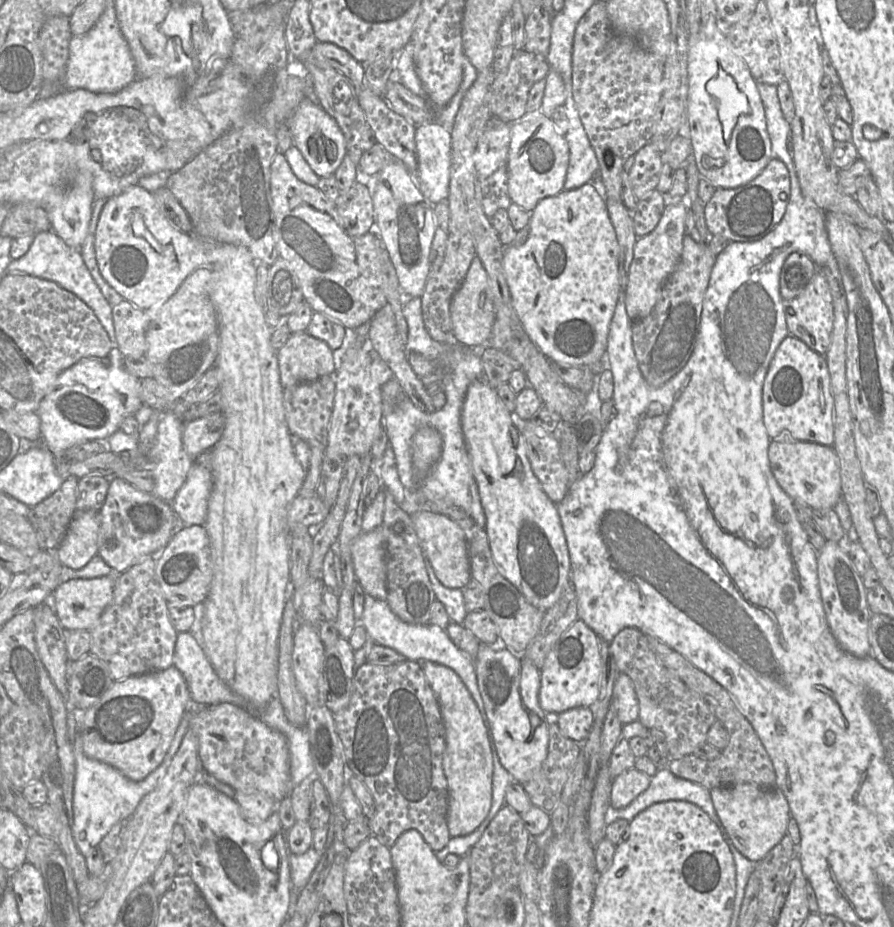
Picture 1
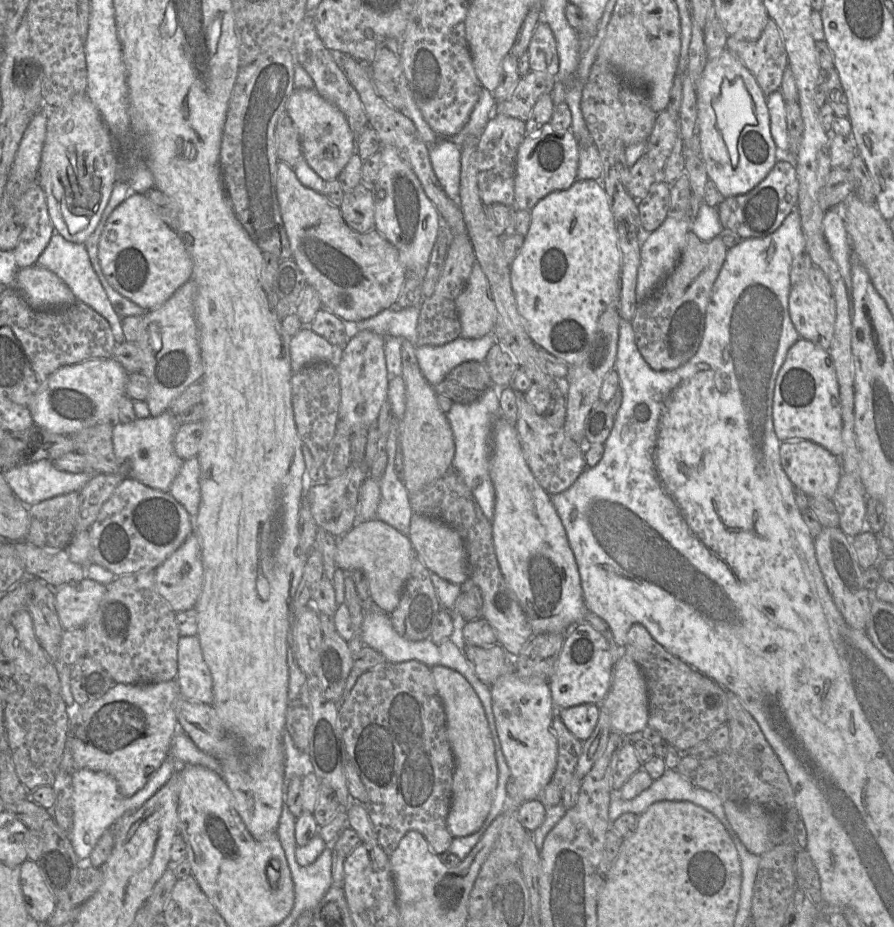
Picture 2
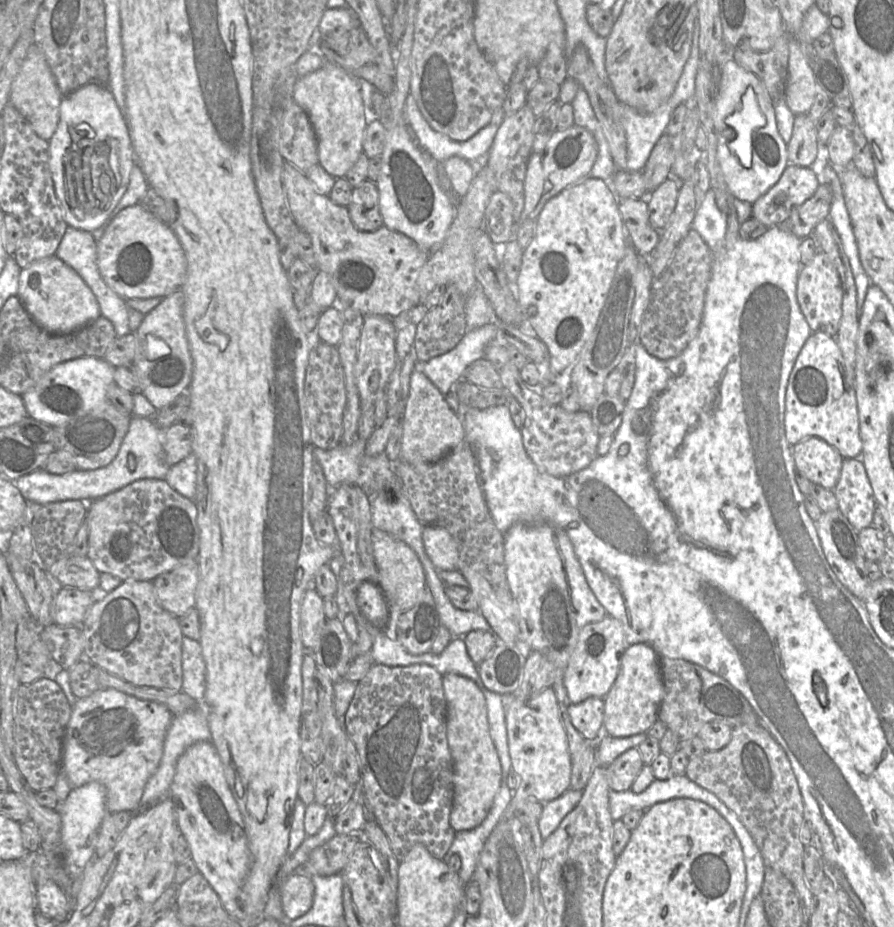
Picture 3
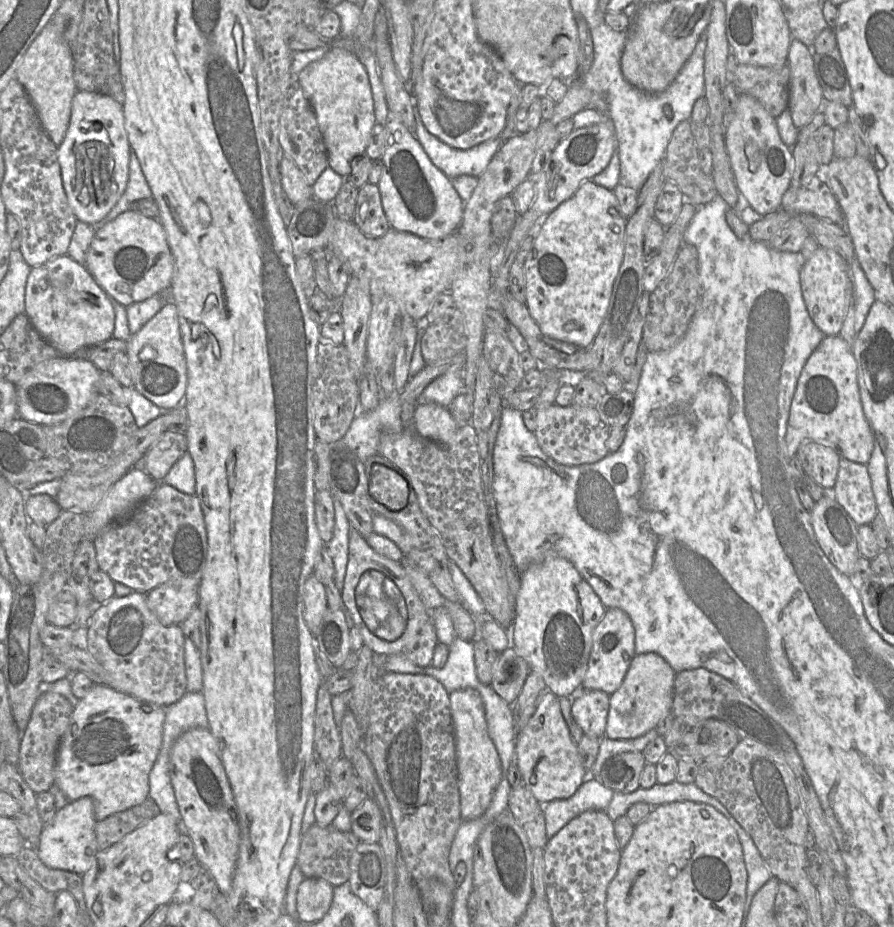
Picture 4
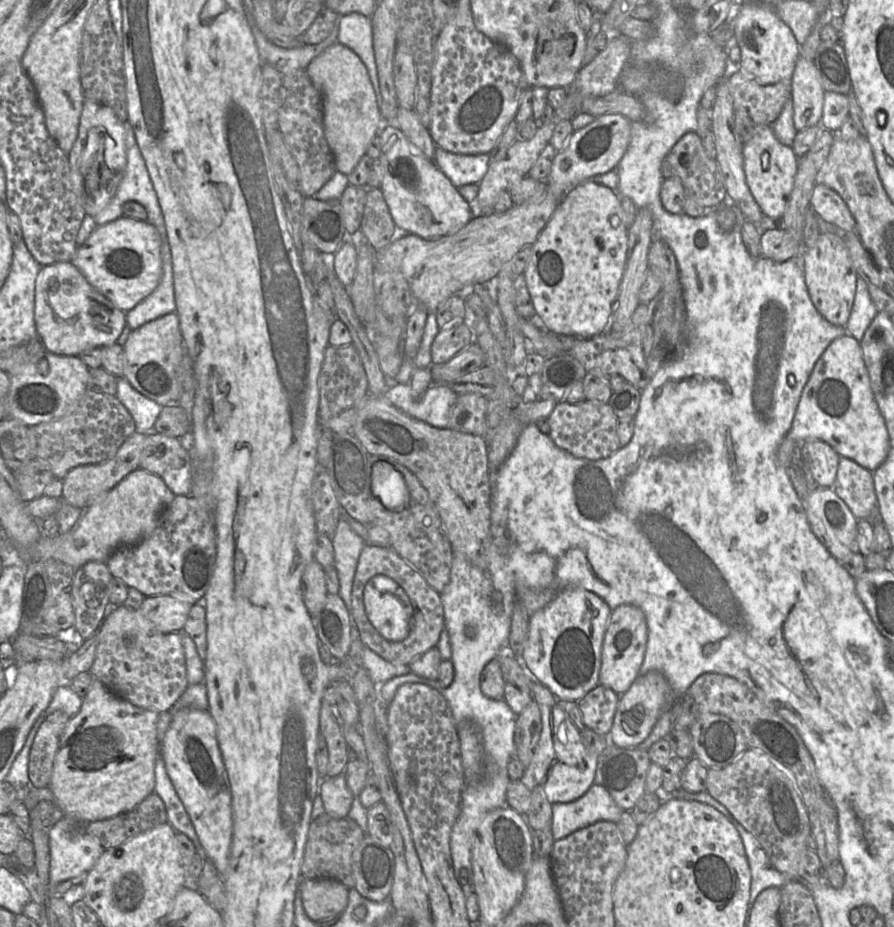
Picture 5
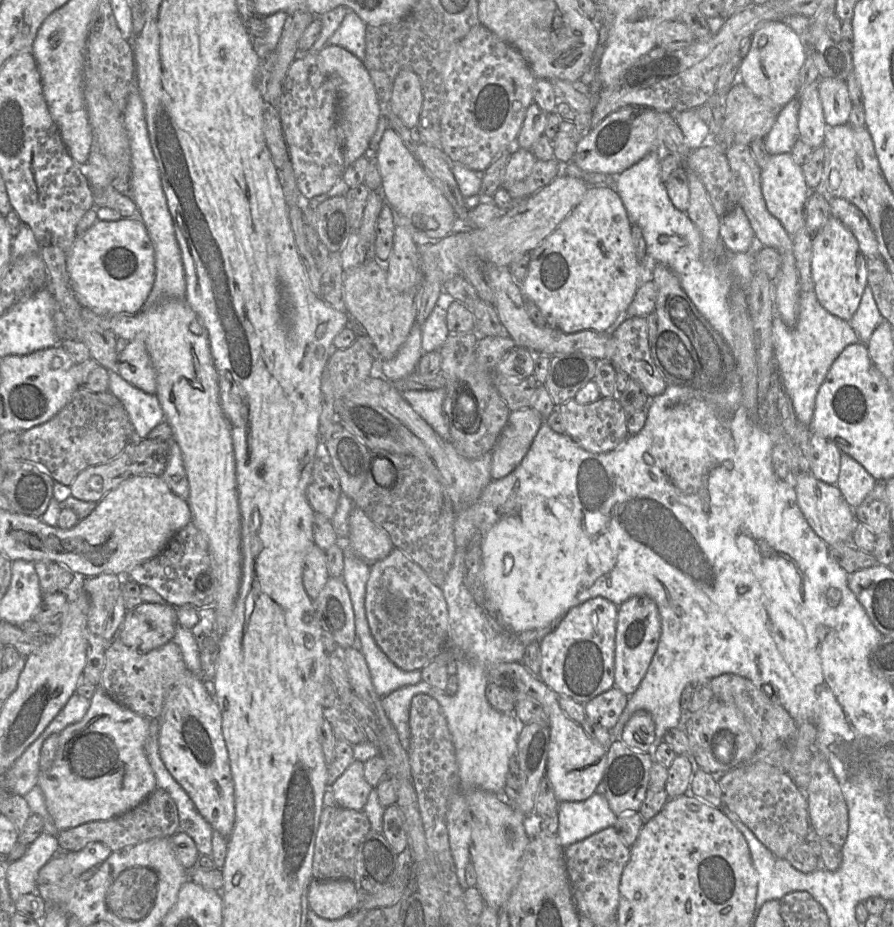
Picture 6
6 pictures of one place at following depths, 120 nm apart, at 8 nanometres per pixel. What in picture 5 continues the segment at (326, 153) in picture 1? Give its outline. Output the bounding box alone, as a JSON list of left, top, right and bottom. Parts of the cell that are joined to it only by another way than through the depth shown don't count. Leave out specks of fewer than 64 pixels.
[305,42,383,175]

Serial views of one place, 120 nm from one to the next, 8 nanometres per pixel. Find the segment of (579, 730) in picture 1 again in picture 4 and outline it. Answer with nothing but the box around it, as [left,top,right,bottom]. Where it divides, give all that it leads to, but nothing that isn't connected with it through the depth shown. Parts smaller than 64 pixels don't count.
[571,690,610,739]

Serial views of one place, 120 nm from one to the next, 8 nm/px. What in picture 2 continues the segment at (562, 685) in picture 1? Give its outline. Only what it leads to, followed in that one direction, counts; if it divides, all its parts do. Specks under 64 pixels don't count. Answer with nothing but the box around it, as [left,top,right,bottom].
[548,621,613,709]

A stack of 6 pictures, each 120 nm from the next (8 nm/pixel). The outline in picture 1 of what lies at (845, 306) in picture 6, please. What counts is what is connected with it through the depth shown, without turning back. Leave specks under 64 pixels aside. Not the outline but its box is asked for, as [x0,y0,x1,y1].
[784,269,833,355]

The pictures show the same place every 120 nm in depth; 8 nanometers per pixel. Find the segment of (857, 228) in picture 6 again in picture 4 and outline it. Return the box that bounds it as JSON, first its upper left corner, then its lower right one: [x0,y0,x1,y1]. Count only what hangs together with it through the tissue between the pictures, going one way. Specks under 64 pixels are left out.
[781,175,845,226]

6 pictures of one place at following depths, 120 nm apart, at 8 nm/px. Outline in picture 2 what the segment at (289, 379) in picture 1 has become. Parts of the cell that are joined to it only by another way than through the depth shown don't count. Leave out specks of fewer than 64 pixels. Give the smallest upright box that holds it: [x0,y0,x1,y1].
[290,327,334,372]

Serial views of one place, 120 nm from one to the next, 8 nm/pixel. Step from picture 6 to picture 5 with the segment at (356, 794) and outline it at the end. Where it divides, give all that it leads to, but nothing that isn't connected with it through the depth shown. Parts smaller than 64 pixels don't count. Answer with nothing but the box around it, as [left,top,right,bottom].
[320,773,354,818]

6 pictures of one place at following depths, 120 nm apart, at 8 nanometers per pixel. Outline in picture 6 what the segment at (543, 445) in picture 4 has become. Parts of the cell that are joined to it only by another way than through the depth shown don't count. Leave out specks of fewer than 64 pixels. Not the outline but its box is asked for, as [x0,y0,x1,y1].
[558,398,629,454]

